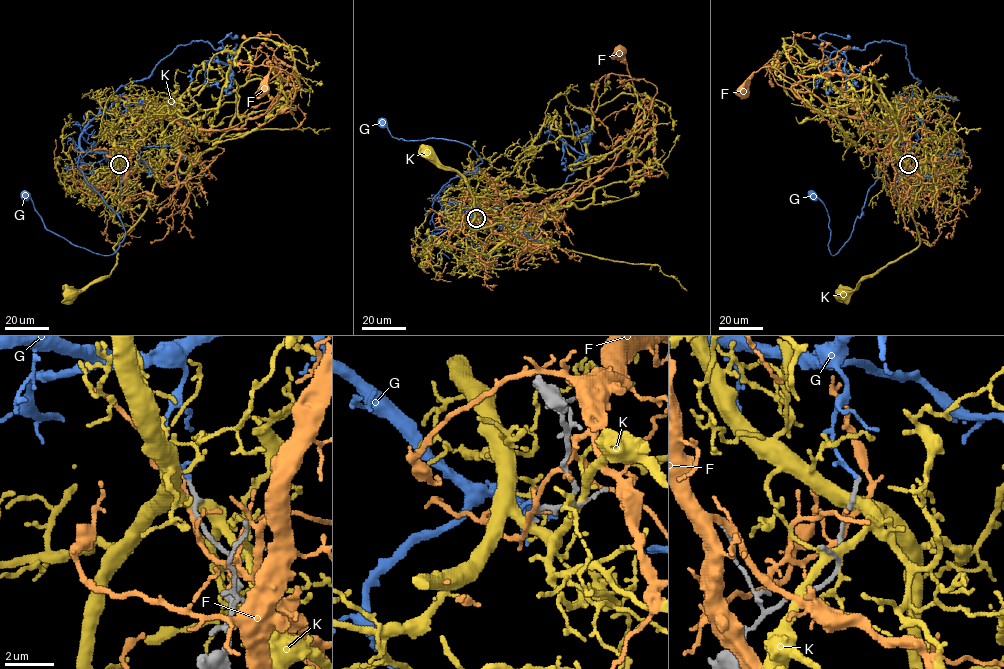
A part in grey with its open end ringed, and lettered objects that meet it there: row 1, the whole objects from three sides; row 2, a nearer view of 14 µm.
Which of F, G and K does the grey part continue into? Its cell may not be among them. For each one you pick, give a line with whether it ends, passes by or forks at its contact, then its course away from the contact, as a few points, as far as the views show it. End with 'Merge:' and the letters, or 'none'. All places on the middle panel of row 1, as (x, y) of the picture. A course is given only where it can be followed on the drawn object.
Merge: none

